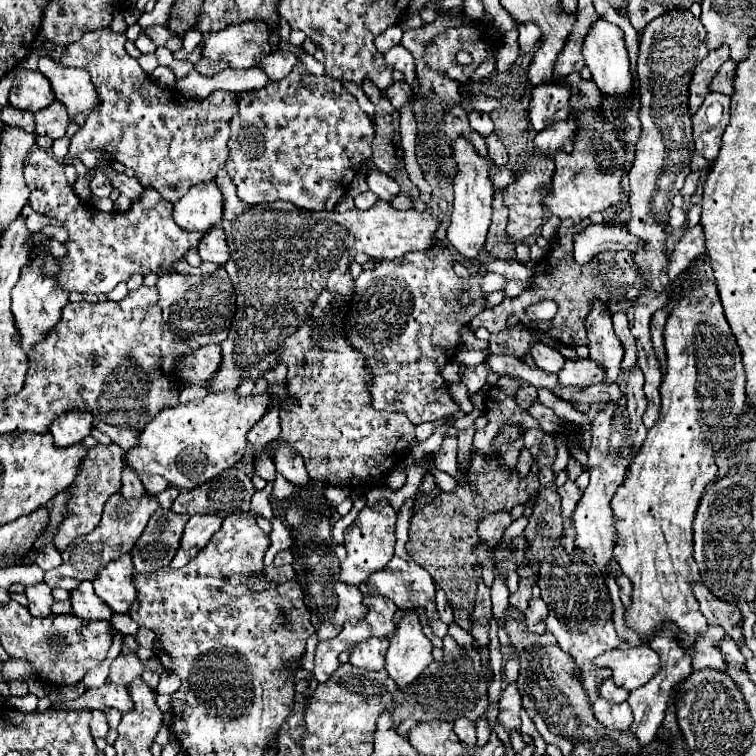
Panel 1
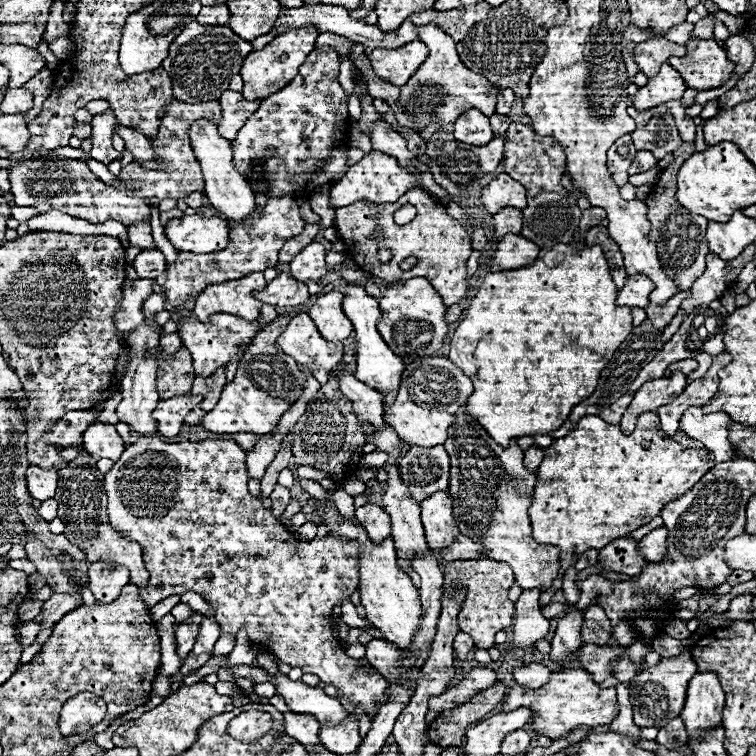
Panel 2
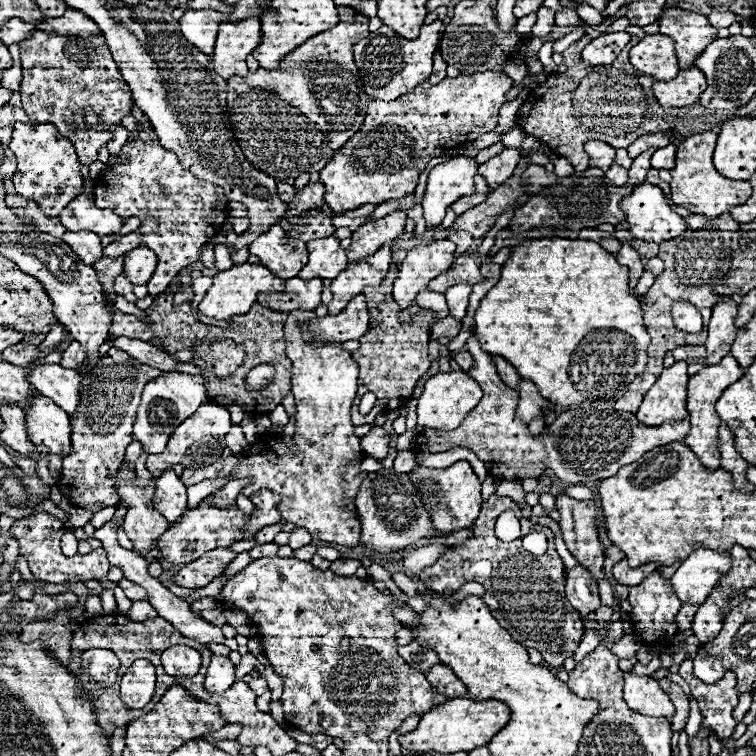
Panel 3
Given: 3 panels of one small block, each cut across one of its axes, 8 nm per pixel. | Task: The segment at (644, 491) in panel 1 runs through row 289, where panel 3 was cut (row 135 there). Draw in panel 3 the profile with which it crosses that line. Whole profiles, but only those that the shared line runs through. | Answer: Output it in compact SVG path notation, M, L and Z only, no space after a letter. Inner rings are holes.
M702 132L702 134L694 134L694 136L686 138L682 144L678 144L676 166L670 170L672 202L676 206L688 208L692 214L704 214L708 218L718 218L720 214L732 210L734 206L744 204L752 194L748 180L728 180L716 172L716 168L712 164L714 144L716 144L714 132Z

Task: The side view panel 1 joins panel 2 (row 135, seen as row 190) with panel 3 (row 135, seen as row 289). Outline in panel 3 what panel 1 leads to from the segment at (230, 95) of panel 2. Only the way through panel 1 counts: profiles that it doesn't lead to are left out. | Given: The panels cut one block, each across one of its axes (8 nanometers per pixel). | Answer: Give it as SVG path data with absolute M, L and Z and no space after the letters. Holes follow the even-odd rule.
M338 6L338 18L340 22L334 28L316 34L314 38L292 50L292 54L284 58L280 68L258 68L254 74L228 80L226 108L230 114L228 120L232 124L236 142L240 144L244 156L248 158L248 162L252 162L252 166L276 180L320 172L328 164L328 158L332 158L332 152L340 150L344 142L348 142L348 138L352 138L352 134L360 130L364 122L370 98L362 92L358 68L352 58L352 46L370 34L368 18L348 6Z

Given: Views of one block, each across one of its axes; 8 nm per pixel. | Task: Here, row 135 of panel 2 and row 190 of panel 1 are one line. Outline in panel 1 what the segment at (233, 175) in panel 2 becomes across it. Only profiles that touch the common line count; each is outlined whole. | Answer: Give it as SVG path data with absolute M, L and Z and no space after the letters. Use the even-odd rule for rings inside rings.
M216 182L196 184L174 204L174 222L186 232L206 232L222 218L222 194Z

